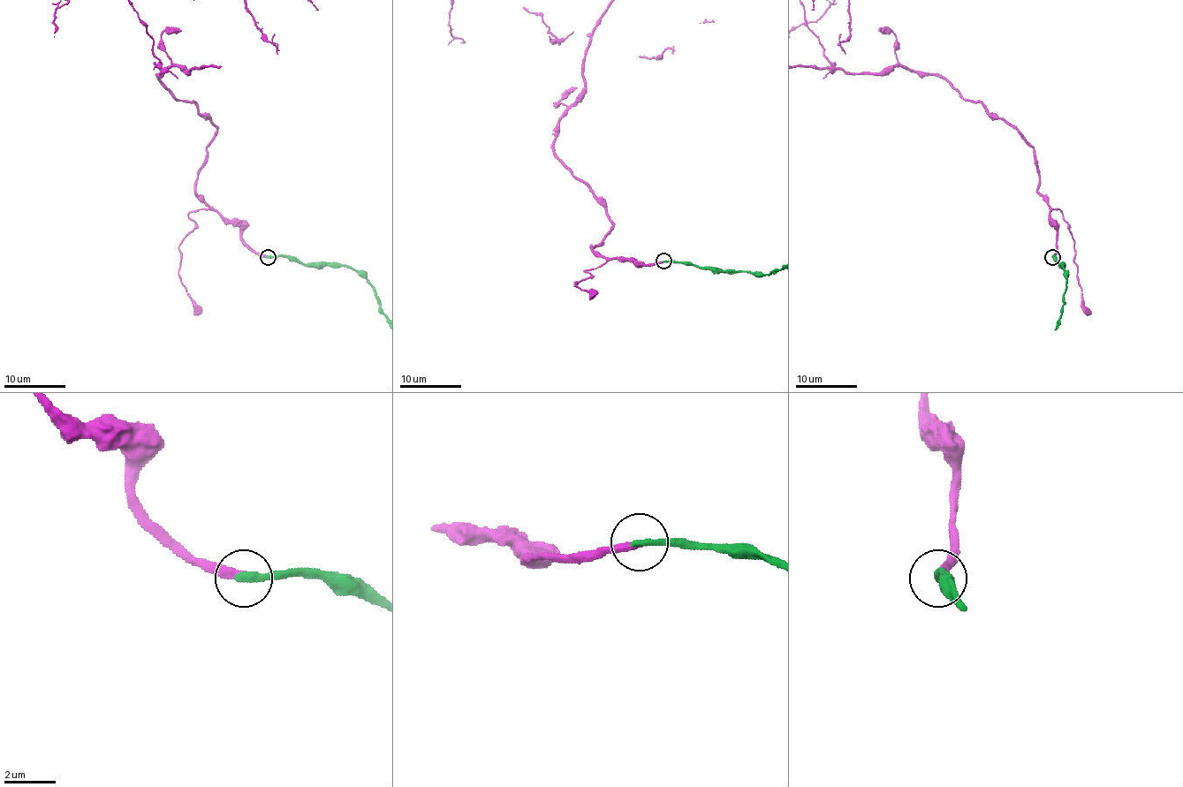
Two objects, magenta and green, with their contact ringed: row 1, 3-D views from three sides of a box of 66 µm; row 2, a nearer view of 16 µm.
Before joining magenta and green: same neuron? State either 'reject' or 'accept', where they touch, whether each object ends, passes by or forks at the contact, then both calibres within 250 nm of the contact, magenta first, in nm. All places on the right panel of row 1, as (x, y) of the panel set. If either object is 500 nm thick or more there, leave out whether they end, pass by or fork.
accept; at (1052, 257); magenta ends there; green ends there; 320 nm thick on the magenta side, 300 nm on the other

